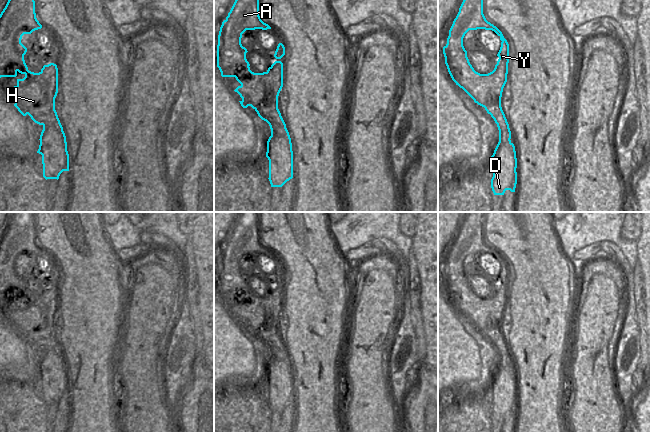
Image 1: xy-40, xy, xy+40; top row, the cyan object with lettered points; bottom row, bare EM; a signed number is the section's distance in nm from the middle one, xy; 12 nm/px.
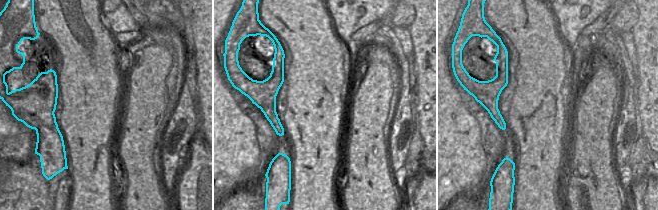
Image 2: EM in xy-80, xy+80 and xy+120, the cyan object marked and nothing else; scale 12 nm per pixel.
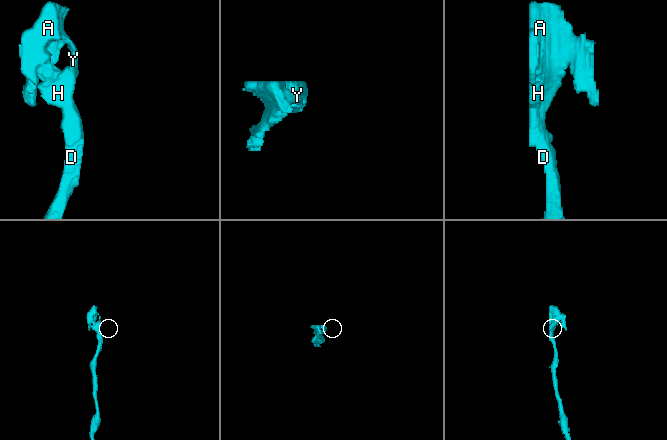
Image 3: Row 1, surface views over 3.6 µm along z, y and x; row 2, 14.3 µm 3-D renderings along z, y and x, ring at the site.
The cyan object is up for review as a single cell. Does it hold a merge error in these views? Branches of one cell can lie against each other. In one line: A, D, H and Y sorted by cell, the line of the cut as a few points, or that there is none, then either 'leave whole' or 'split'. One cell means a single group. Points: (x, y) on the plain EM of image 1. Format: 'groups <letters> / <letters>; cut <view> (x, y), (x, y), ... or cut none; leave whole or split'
groups A H Y / D; cut xy-40 (43, 349), (57, 349), (64, 359); split

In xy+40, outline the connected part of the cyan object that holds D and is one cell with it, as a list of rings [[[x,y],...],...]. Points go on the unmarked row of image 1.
[[[499,364],[489,388],[493,392],[491,412],[494,419],[504,419],[506,414],[515,416],[517,382],[515,370],[511,364]]]

